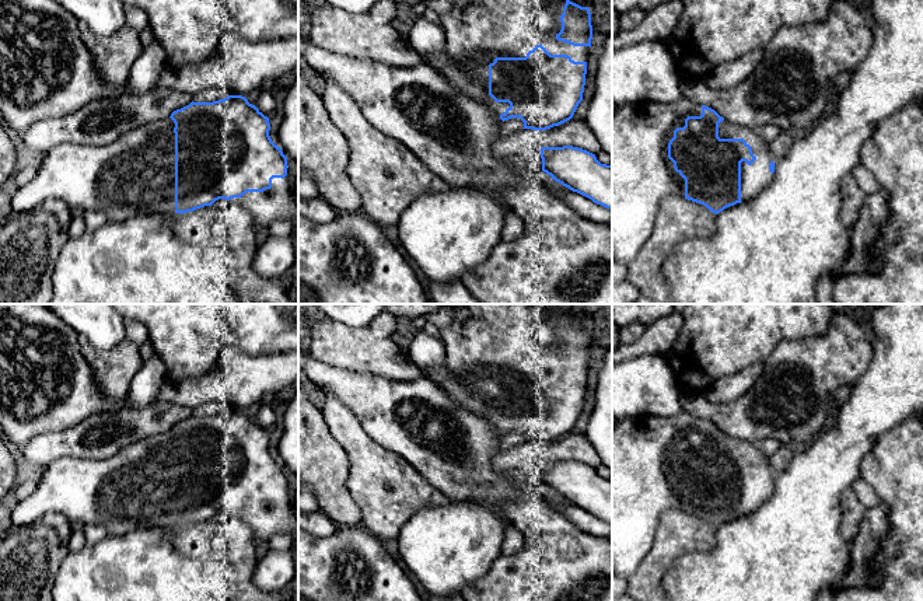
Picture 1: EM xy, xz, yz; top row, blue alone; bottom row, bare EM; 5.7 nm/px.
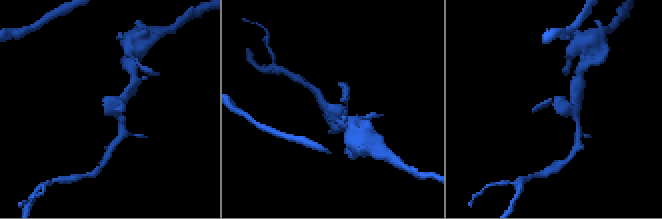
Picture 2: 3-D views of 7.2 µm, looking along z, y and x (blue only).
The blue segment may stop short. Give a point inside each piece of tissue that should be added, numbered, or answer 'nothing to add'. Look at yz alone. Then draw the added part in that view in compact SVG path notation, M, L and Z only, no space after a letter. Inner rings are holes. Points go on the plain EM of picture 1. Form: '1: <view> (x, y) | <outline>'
1: yz (754, 492) | M727 434L719 437L720 453L744 453L751 460L756 474L748 479L741 476L741 516L759 509L772 495L769 478L773 475L769 458L763 455L758 444L731 438Z

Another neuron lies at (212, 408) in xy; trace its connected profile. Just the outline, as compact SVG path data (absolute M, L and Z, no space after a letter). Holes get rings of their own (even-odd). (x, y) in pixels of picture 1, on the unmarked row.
M209 402L193 409L193 416L213 416L228 410L225 402Z

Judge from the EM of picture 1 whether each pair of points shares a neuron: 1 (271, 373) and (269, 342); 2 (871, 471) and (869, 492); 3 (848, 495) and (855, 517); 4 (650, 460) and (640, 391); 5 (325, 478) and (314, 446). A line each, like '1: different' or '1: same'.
1: different
2: different
3: same
4: different
5: same

